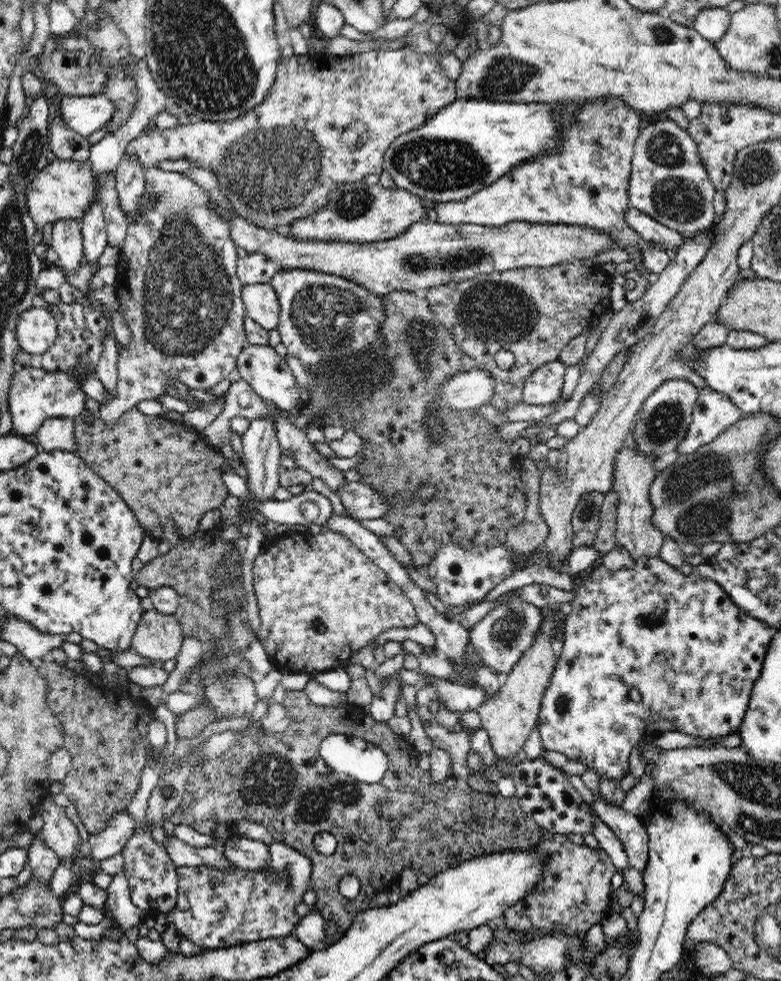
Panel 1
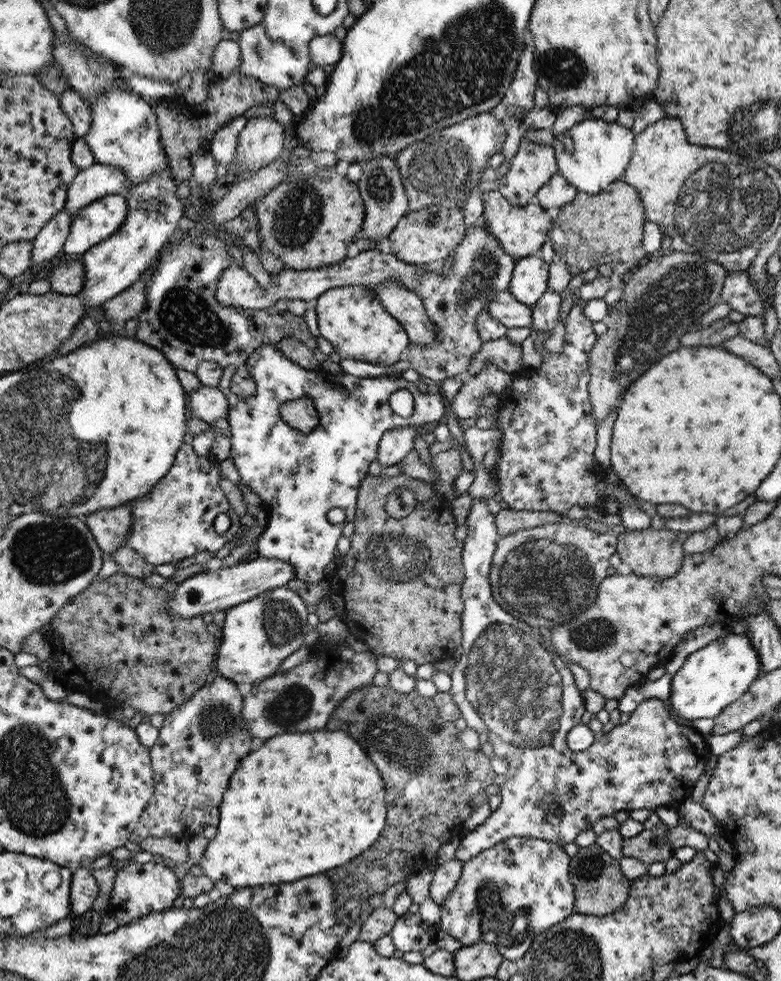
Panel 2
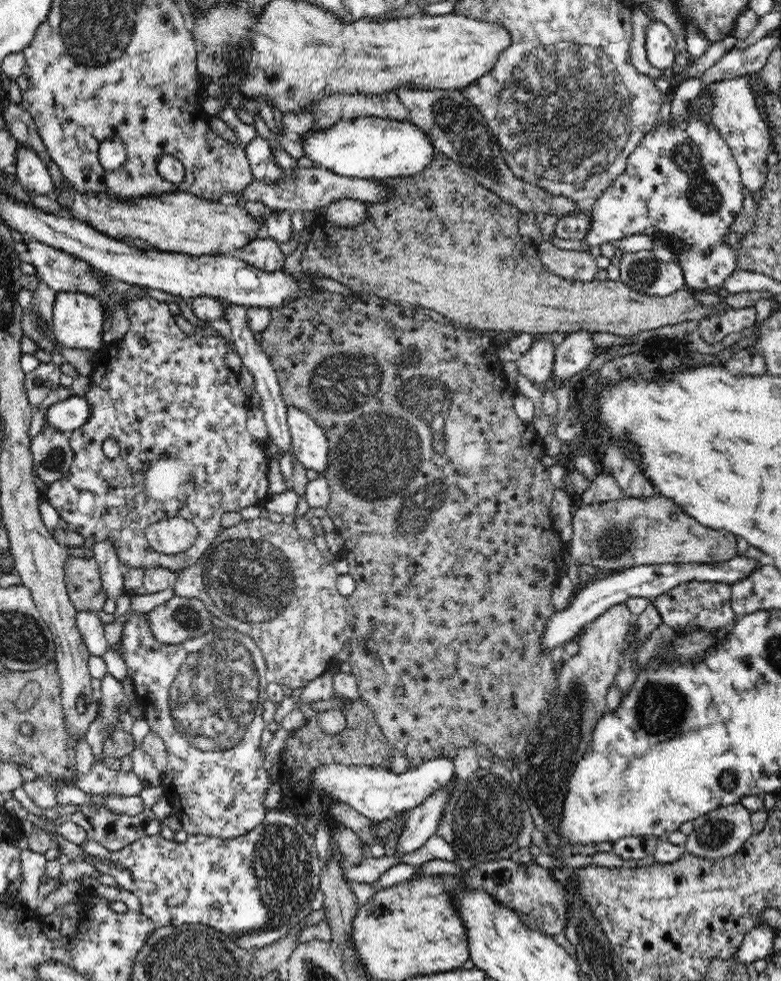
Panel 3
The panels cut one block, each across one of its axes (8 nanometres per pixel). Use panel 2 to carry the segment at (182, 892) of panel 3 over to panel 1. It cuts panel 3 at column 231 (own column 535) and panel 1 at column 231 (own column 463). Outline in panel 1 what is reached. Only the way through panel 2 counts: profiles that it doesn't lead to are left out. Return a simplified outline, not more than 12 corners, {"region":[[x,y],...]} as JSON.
{"region":[[312,861],[270,866],[177,867],[162,912],[202,949],[294,934]]}

